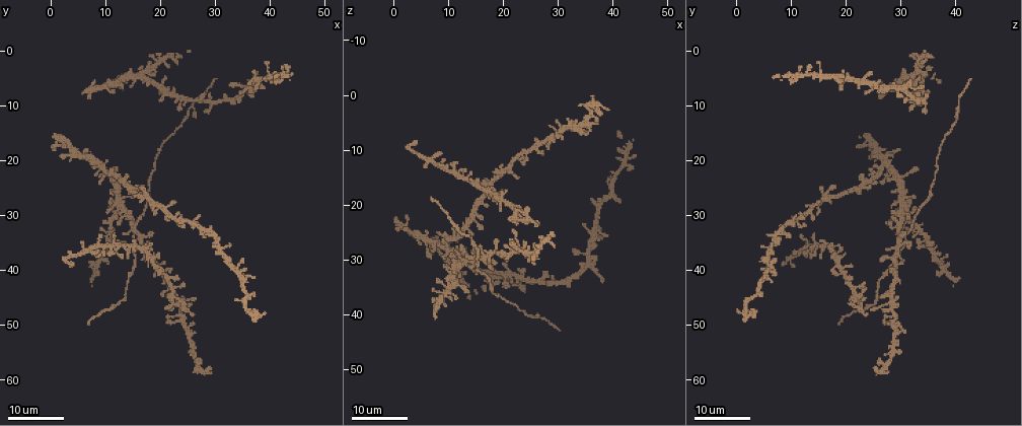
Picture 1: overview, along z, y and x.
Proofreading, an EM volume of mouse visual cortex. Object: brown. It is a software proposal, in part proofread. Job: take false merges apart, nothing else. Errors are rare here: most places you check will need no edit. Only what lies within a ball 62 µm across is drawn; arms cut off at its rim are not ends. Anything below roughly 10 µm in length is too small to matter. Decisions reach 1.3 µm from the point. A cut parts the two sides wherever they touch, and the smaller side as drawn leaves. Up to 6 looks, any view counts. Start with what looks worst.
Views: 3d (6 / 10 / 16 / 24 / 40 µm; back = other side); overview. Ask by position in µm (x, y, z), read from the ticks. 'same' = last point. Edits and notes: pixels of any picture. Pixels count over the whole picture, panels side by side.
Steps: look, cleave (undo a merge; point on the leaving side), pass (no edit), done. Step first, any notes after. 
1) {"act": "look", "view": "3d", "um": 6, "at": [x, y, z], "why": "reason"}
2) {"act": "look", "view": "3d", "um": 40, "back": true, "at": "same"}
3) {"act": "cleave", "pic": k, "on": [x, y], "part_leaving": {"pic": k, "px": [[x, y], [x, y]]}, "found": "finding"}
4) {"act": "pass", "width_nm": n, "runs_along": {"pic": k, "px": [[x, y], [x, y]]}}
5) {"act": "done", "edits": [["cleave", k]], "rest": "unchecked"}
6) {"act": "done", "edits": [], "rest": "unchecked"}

{"act": "look", "view": "3d", "um": 24, "at": [12.5, 28.5, 30.5], "why": "four or more arms meet"}

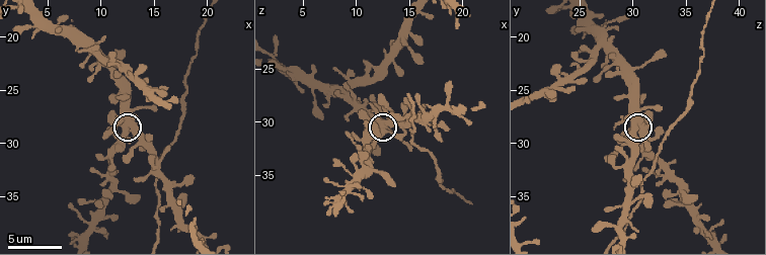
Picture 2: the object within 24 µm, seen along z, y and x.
{"act": "look", "view": "3d", "um": 10, "at": [12.2, 28.2, 30.6]}

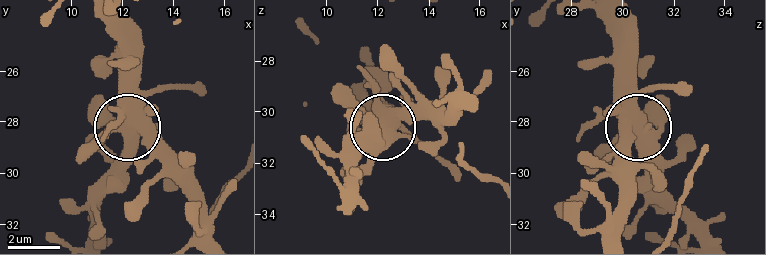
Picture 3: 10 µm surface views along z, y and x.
{"act": "pass", "runs_along": {"pic": 3, "px": [[469, 109], [407, 107], [375, 134]]}, "found": "continuous, no second cell"}

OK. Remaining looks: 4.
{"act": "look", "view": "3d", "um": 16, "at": [26.5, 11.5, 40.5], "why": "calibre changes"}

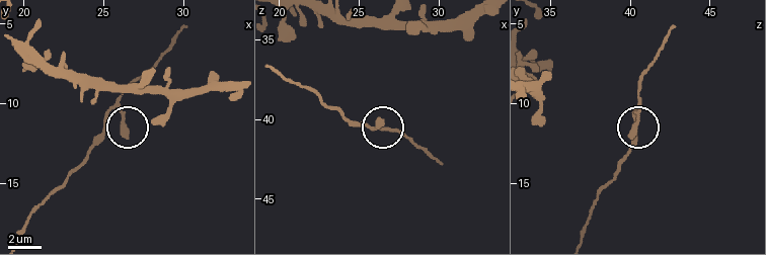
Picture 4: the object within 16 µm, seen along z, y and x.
{"act": "look", "view": "3d", "um": 6, "at": [26.2, 11.4, 40.4]}

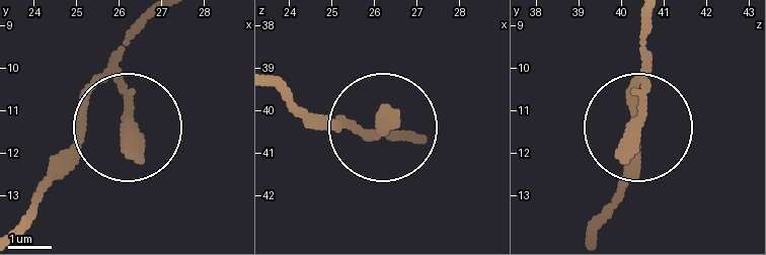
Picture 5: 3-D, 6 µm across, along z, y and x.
{"act": "pass", "runs_along": {"pic": 5, "px": [[276, 91], [329, 123], [384, 128]]}, "found": "one cell here"}

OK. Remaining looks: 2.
{"act": "look", "view": "3d", "um": 6, "at": [9.6, 37.6, 35.8], "why": "calibre changes"}

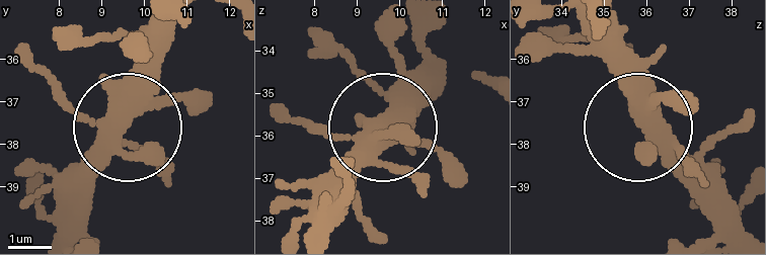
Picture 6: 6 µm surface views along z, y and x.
{"act": "pass", "runs_along": {"pic": 6, "px": [[430, 76], [321, 185]]}, "found": "continuous, no second cell"}

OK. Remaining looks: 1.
{"act": "done", "edits": [], "rest": "unchecked"}

